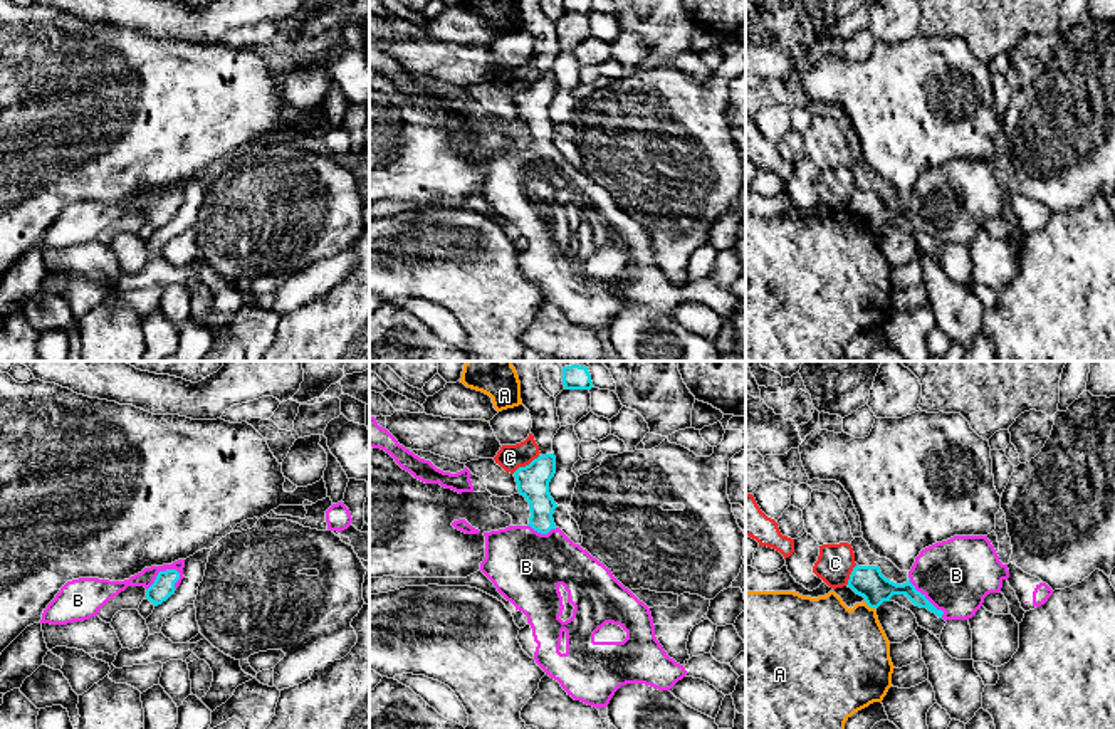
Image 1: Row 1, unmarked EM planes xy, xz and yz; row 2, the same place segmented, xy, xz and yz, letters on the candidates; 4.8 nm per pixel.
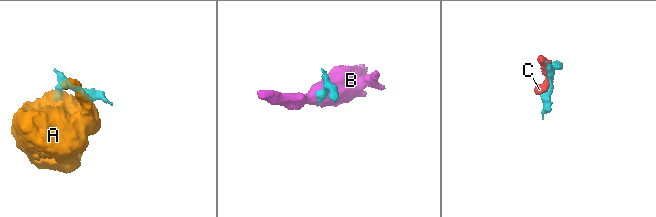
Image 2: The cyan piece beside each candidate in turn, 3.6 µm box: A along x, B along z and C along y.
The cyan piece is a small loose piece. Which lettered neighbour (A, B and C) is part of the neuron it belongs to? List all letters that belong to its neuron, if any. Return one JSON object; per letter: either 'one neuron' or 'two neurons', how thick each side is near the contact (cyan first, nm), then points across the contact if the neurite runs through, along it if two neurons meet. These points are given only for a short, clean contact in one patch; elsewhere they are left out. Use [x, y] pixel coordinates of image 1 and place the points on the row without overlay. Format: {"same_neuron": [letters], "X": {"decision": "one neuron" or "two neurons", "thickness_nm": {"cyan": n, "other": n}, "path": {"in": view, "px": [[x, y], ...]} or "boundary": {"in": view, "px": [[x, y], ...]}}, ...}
{"same_neuron": ["B"], "A": {"decision": "two neurons", "thickness_nm": {"cyan": 150, "other": 420}}, "B": {"decision": "one neuron", "thickness_nm": {"cyan": 110, "other": 80}, "path": {"in": "xy", "px": [[163, 210], [160, 207], [160, 195], [148, 199]]}}, "C": {"decision": "two neurons", "thickness_nm": {"cyan": 160, "other": 120}}}

